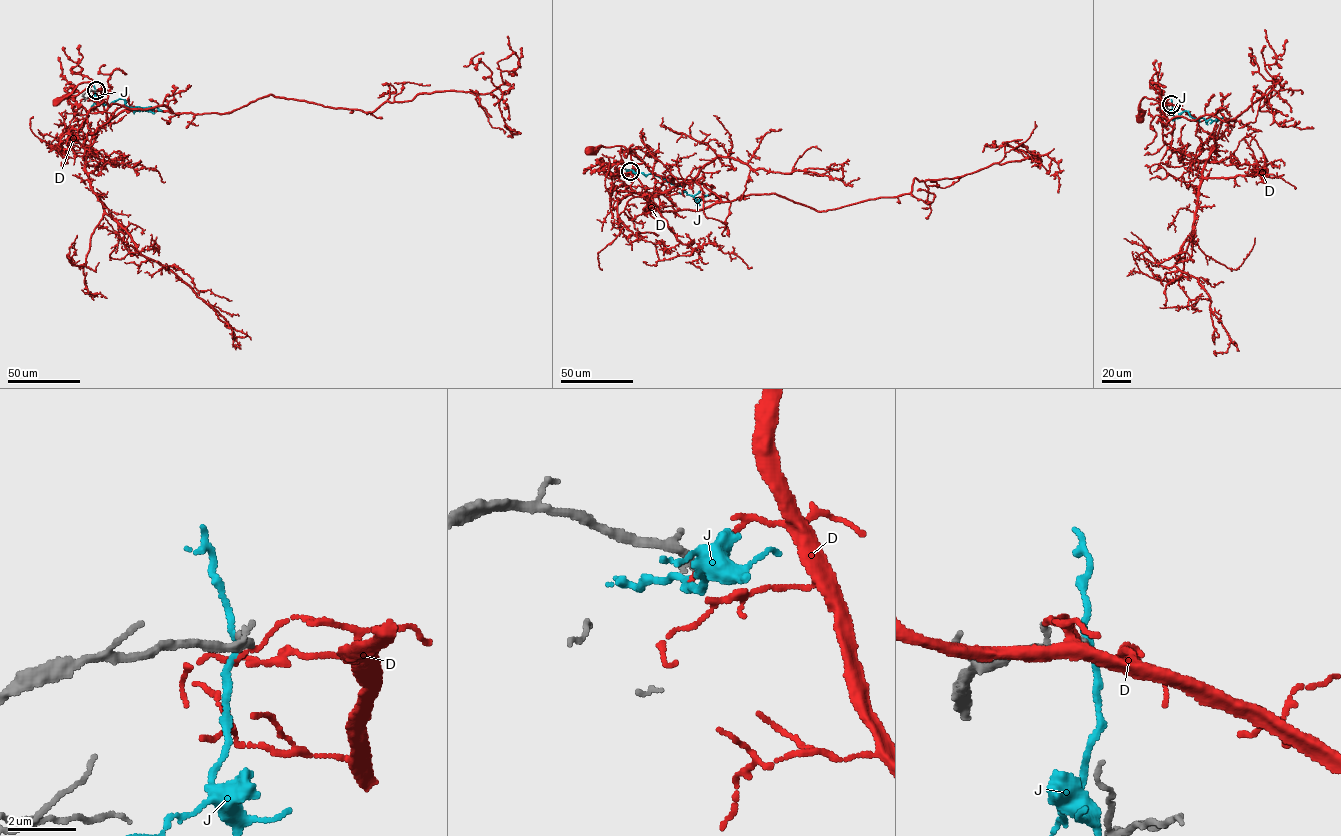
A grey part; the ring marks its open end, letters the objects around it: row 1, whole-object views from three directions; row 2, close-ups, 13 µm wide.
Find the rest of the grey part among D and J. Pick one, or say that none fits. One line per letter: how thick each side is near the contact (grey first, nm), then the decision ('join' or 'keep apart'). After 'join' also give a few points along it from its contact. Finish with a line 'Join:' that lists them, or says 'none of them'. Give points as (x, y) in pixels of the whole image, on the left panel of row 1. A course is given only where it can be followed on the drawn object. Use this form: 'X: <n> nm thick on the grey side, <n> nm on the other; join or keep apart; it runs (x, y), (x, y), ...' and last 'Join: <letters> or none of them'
D: 200 nm thick on the grey side, 90 nm on the other; keep apart
J: 200 nm thick on the grey side, 160 nm on the other; keep apart
Join: none of them

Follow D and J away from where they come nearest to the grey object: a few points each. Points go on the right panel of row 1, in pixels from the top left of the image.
D: (1171, 104), (1143, 97), (1139, 108), (1140, 117)
J: (1172, 104), (1174, 117), (1180, 117), (1185, 110), (1194, 118), (1220, 119), (1217, 117), (1216, 120)

